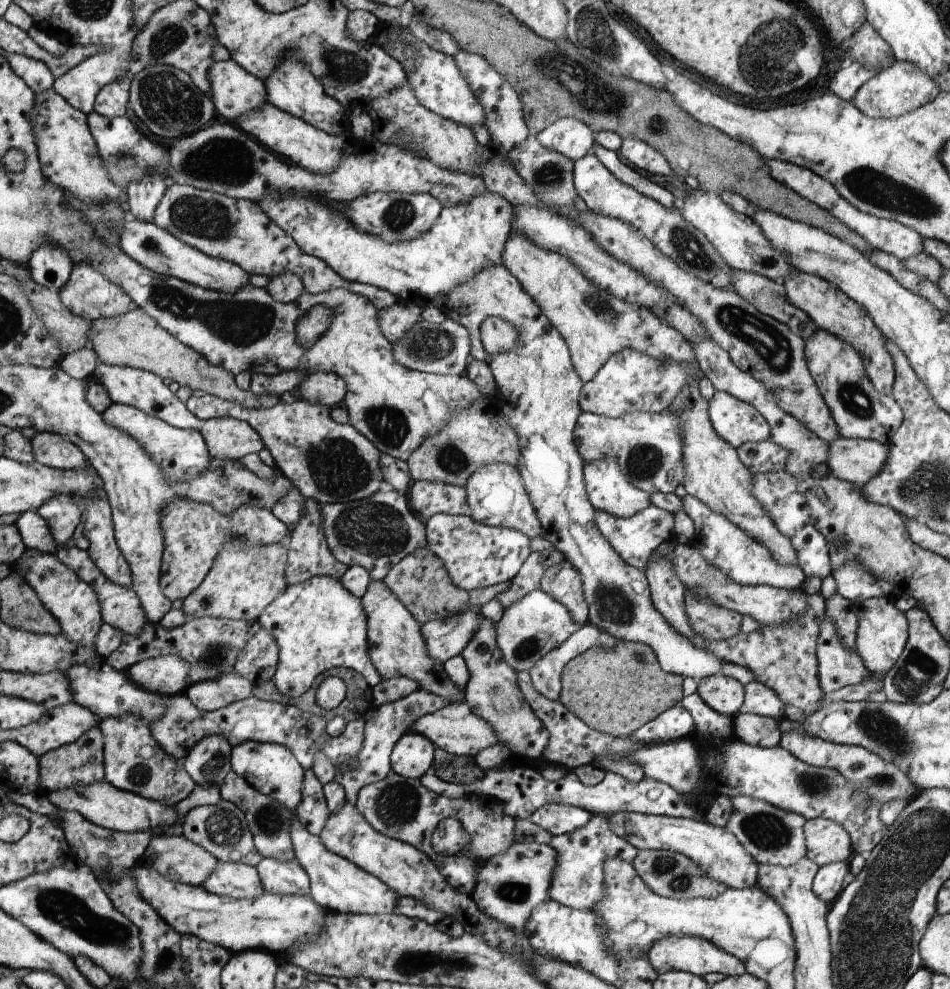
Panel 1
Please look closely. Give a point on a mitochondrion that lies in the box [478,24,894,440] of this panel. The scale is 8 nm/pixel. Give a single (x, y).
(582, 83)

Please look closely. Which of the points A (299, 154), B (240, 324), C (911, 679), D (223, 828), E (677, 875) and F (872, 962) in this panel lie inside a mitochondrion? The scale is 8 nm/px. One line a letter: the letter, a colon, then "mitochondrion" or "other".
A: other
B: mitochondrion
C: mitochondrion
D: mitochondrion
E: mitochondrion
F: mitochondrion

